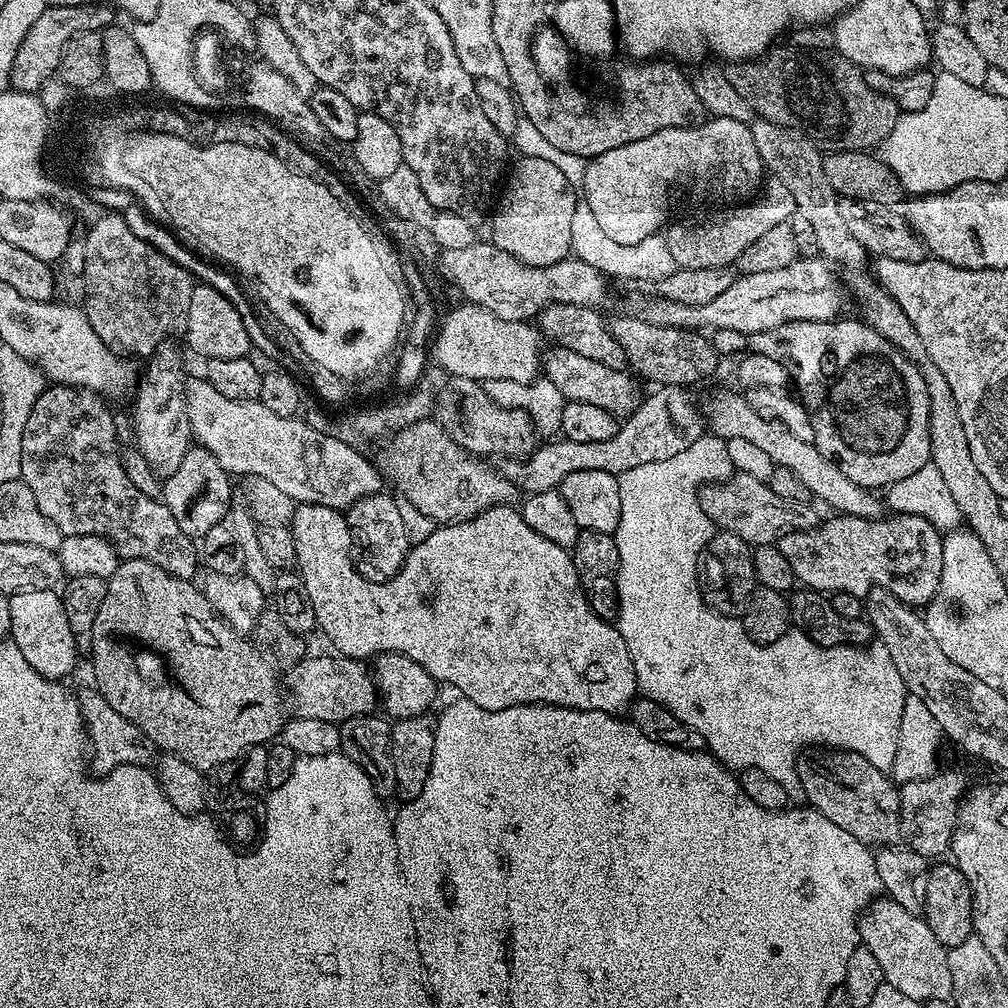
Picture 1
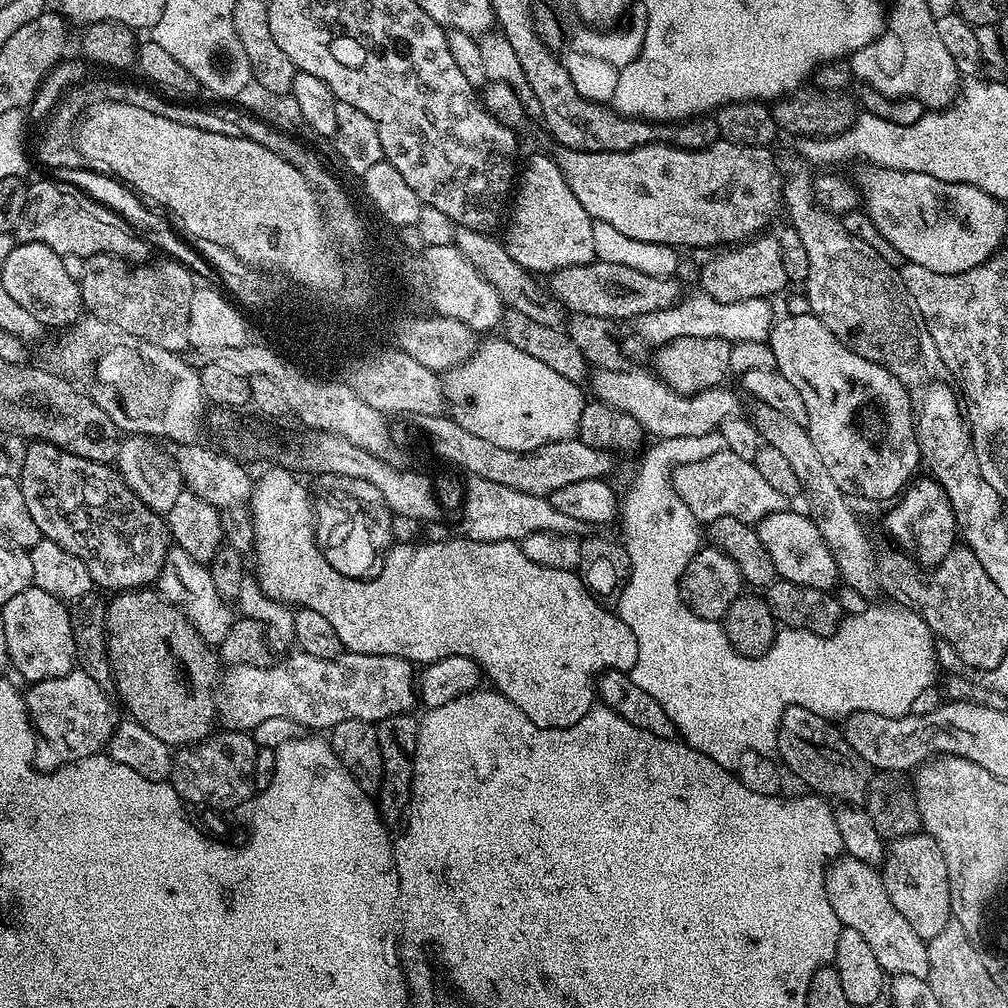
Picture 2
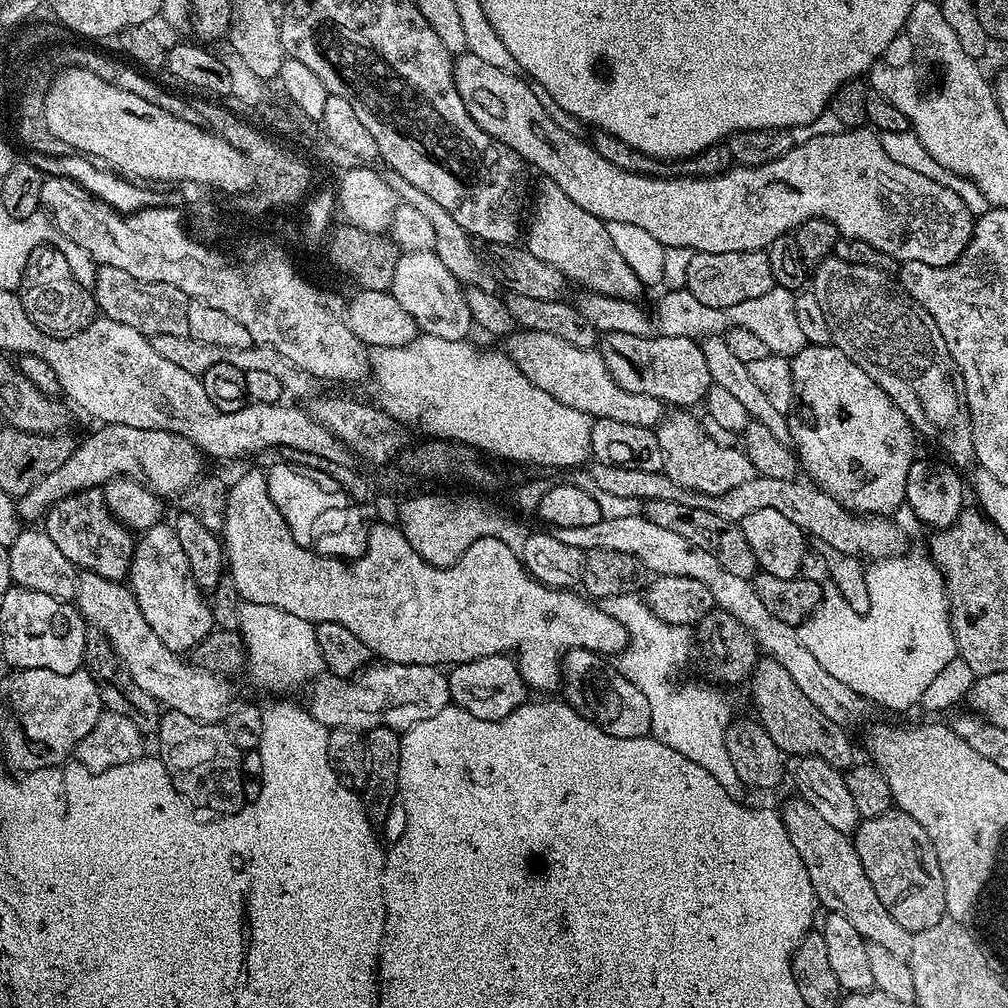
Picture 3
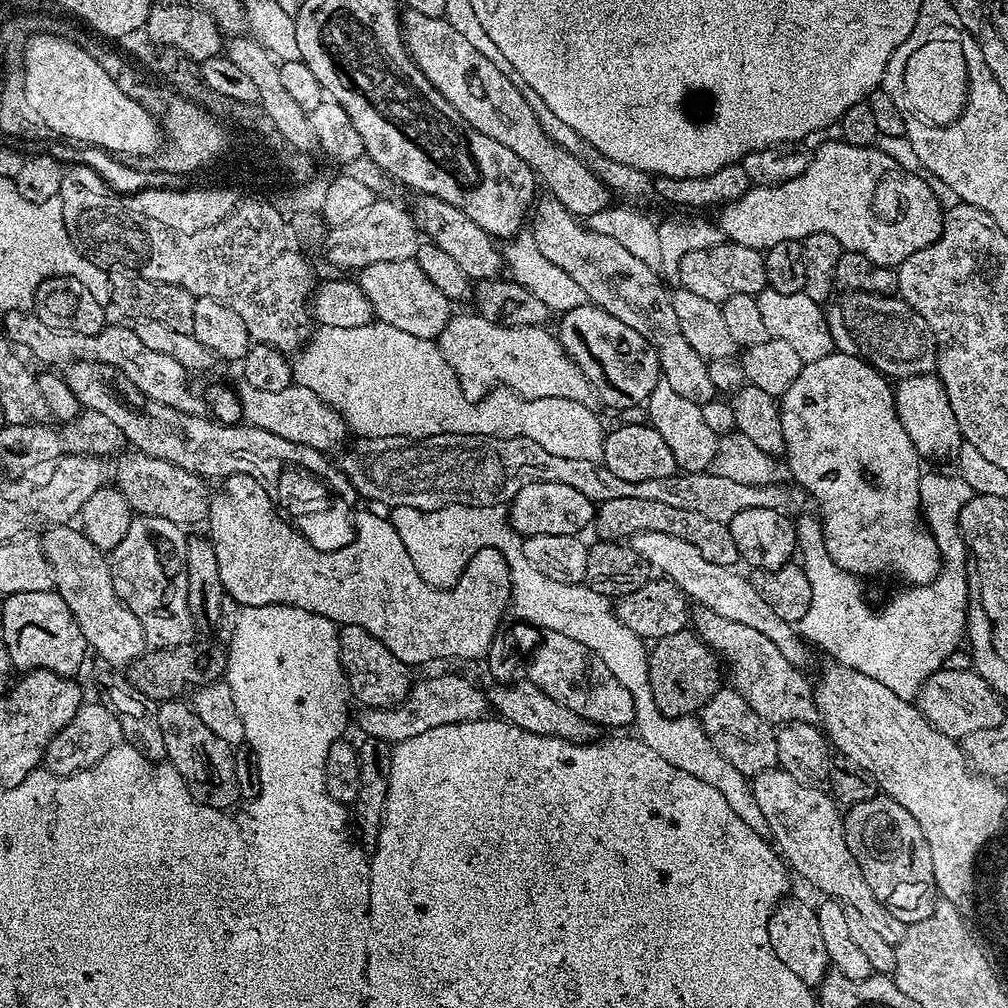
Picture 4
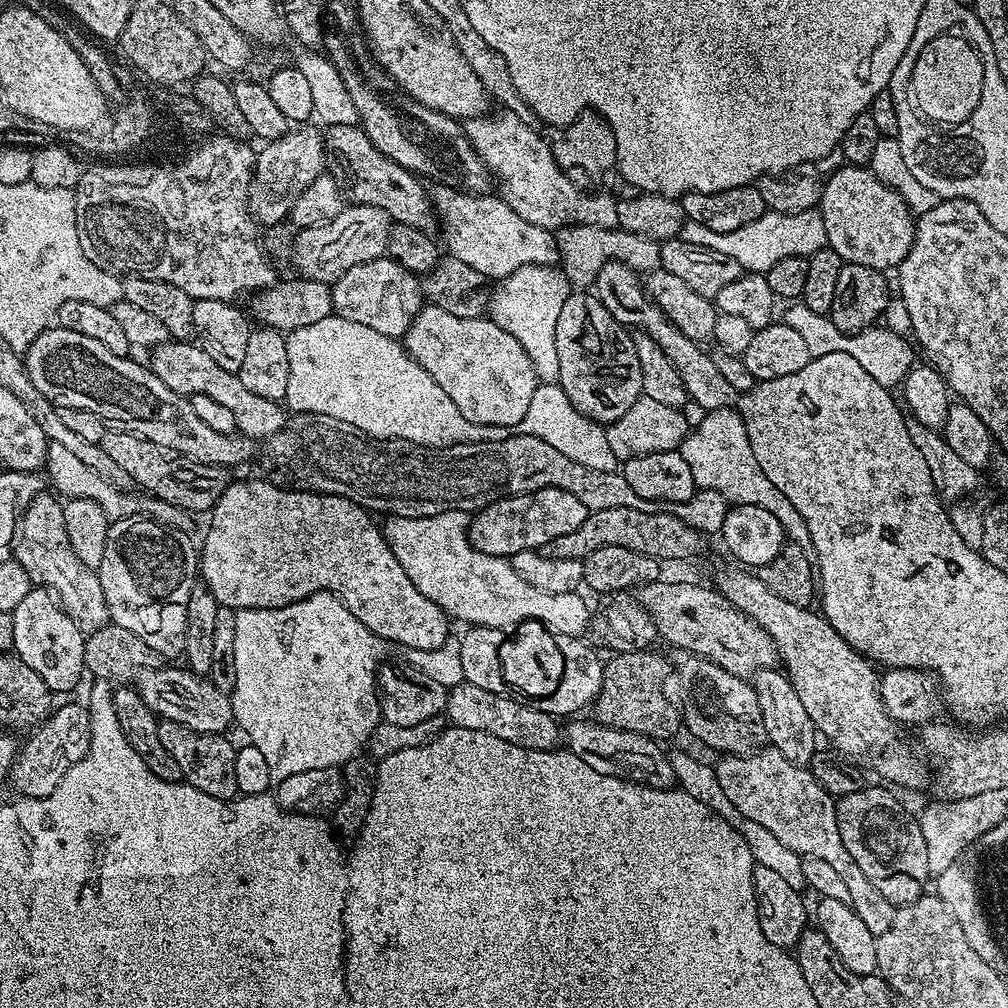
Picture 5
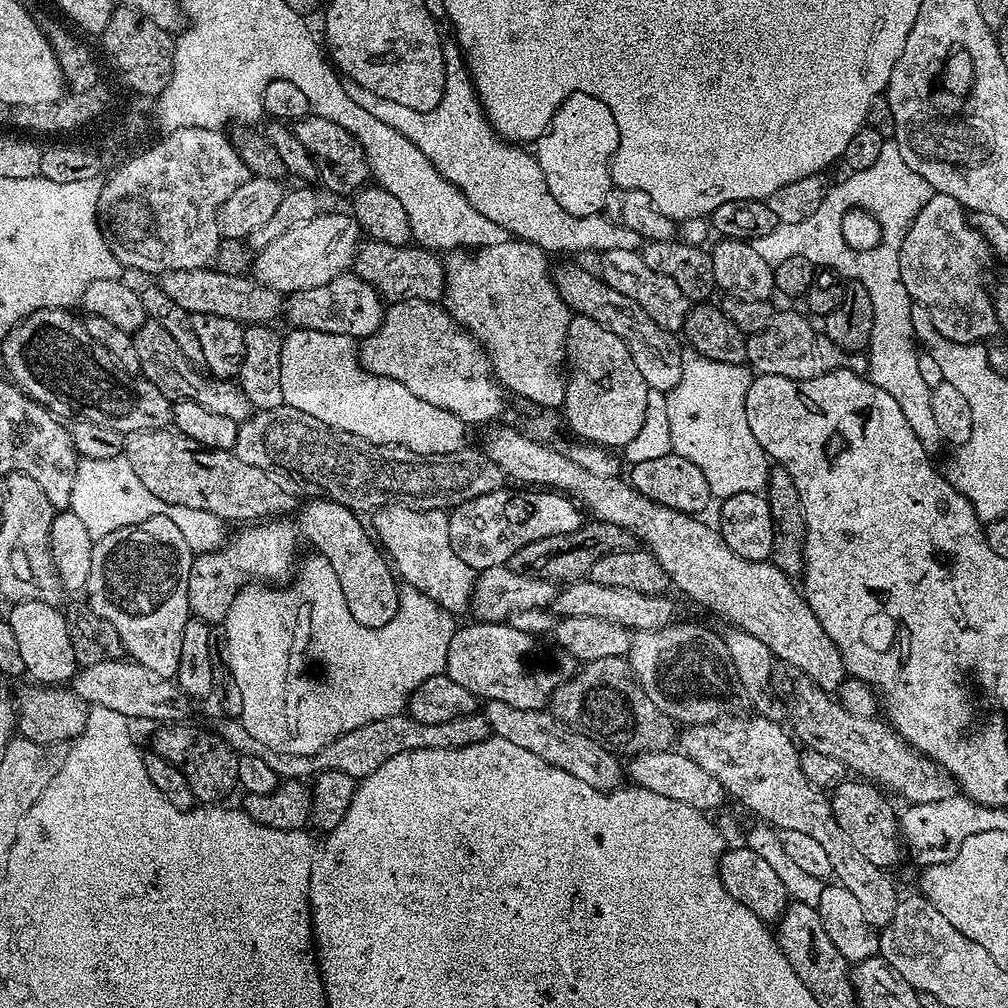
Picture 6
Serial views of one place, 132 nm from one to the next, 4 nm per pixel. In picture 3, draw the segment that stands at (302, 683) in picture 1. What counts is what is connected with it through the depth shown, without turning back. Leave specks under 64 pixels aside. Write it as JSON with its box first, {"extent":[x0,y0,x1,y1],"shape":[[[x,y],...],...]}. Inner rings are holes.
{"extent":[75,571,452,734],"shape":[[[81,571],[79,573],[80,581],[76,587],[75,605],[80,609],[80,615],[95,631],[101,632],[110,642],[119,663],[123,664],[124,669],[138,682],[138,687],[146,690],[155,698],[156,703],[165,709],[186,714],[186,718],[194,718],[203,724],[220,724],[226,715],[226,709],[233,703],[234,697],[228,693],[225,677],[216,676],[212,672],[207,672],[202,668],[193,666],[181,653],[171,652],[167,646],[150,630],[150,622],[138,610],[138,602],[134,598],[132,589],[116,580],[107,580],[93,572]],[[372,662],[351,678],[321,675],[311,688],[312,697],[306,707],[317,722],[329,730],[345,728],[361,734],[375,728],[403,733],[418,722],[426,722],[426,718],[434,718],[434,714],[449,707],[452,699],[447,675],[430,664]]]}

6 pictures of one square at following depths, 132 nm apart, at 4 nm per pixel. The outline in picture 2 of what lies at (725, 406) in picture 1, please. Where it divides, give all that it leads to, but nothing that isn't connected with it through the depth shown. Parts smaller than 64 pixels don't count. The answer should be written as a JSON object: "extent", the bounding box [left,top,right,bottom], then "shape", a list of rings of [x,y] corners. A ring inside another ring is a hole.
{"extent":[590,368,740,439],"shape":[[[631,368],[626,371],[602,371],[597,369],[590,378],[593,397],[622,410],[638,422],[647,435],[655,439],[672,439],[686,436],[700,436],[717,431],[728,420],[740,415],[740,402],[726,386],[696,392],[692,397],[684,396],[666,386],[663,380],[653,373],[646,374]]]}

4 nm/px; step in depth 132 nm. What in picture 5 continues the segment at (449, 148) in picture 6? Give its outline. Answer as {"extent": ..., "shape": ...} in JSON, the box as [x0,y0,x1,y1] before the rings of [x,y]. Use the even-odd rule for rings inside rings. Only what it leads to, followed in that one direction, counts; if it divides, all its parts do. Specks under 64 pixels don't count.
{"extent":[464,110,618,233],"shape":[[[497,110],[493,116],[477,114],[464,124],[464,132],[470,138],[474,150],[488,167],[489,173],[501,180],[499,195],[530,226],[542,226],[555,233],[564,227],[613,228],[618,225],[617,197],[580,196],[569,173],[562,170],[552,153],[552,144],[544,141],[530,125],[520,122],[512,112]]]}

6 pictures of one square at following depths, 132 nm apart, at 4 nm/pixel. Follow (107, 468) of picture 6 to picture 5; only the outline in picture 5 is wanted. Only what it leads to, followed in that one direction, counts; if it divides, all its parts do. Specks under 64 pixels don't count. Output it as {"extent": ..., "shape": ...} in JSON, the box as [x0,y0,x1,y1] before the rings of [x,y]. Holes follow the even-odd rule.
{"extent":[46,443,190,529],"shape":[[[49,443],[48,462],[46,465],[47,472],[49,478],[52,479],[53,486],[57,488],[55,491],[61,497],[68,500],[90,498],[94,502],[98,502],[98,506],[102,506],[102,510],[108,515],[109,521],[127,520],[135,517],[137,514],[143,514],[145,517],[153,520],[170,524],[173,528],[187,529],[189,527],[188,520],[190,520],[190,516],[183,508],[168,504],[164,500],[157,500],[155,496],[149,496],[147,494],[131,496],[133,494],[131,491],[107,484],[102,477],[94,474],[94,470],[90,470],[90,466],[83,464],[79,458],[74,458],[74,454],[70,454],[70,449],[67,446],[58,446],[57,444]]]}

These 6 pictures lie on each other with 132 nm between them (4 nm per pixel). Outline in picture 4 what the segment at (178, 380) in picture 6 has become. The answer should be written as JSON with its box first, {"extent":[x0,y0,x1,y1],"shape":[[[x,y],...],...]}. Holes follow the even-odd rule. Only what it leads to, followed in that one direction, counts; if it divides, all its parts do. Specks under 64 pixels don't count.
{"extent":[235,382,350,454],"shape":[[[240,382],[235,385],[235,389],[238,398],[242,398],[244,420],[254,428],[261,428],[263,432],[286,438],[286,442],[310,446],[328,454],[331,448],[338,447],[350,436],[350,429],[339,412],[322,402],[318,394],[306,390],[306,386],[294,382],[286,390],[257,390],[255,386]]]}

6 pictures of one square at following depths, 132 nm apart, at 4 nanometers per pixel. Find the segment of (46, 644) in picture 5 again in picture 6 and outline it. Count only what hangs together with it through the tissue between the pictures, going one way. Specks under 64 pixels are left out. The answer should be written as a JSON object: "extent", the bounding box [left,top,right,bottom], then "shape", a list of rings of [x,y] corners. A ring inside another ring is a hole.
{"extent":[6,598,78,686],"shape":[[[27,598],[11,605],[12,613],[6,616],[8,625],[18,638],[18,647],[22,653],[24,671],[40,686],[64,686],[71,681],[78,671],[74,658],[74,646],[70,642],[68,616],[60,613],[55,604],[38,602]]]}

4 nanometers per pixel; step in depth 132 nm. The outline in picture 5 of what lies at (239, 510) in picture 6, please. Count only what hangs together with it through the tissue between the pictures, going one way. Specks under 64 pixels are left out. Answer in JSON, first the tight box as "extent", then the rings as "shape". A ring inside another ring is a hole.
{"extent":[99,430,230,514],"shape":[[[108,430],[99,443],[111,460],[121,470],[126,470],[126,474],[130,474],[137,489],[143,490],[149,496],[155,496],[157,500],[164,500],[168,504],[183,508],[189,514],[207,513],[216,505],[218,498],[222,498],[230,483],[229,469],[170,454],[167,448],[158,446],[141,436],[135,436],[132,432]]]}

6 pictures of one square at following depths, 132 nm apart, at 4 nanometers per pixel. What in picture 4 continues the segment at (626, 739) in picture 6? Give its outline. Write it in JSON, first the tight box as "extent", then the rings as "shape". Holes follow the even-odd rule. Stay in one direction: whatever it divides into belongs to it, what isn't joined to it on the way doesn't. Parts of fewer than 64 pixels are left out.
{"extent":[648,630,722,720],"shape":[[[692,630],[655,641],[648,653],[648,685],[654,694],[654,702],[660,713],[672,720],[679,716],[695,717],[706,702],[710,702],[710,698],[720,691],[720,672],[722,676],[720,657]]]}

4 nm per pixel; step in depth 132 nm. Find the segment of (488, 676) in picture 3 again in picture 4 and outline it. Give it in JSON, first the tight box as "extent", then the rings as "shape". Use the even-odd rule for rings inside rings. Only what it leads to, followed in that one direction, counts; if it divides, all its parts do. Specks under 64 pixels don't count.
{"extent":[486,680,601,744],"shape":[[[517,680],[496,682],[493,685],[492,689],[487,689],[486,695],[495,715],[522,730],[543,736],[557,736],[571,744],[591,744],[601,735],[599,724],[591,724],[589,720],[582,718],[582,714],[574,714],[574,710],[562,706],[562,702],[554,702],[553,696],[544,692],[539,683]]]}

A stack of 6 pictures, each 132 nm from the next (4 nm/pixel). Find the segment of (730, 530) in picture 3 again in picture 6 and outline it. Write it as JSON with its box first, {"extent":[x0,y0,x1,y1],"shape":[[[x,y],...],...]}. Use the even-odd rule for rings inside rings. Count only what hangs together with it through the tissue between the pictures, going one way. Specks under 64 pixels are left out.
{"extent":[507,522,634,586],"shape":[[[584,522],[581,523],[578,530],[574,530],[570,534],[558,534],[550,538],[542,538],[538,542],[530,542],[530,546],[522,546],[522,550],[518,550],[508,559],[507,567],[512,568],[518,574],[537,576],[543,580],[549,580],[550,583],[557,586],[563,586],[572,584],[575,580],[585,579],[590,570],[590,566],[594,566],[594,562],[598,562],[598,558],[609,556],[615,552],[631,552],[633,548],[634,537],[626,530],[622,530],[622,526],[602,524],[599,522]]]}

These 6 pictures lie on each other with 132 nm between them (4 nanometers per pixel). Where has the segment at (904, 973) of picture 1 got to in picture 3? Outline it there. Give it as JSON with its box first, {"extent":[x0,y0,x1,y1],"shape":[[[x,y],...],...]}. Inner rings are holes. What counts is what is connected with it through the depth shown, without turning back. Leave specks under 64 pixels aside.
{"extent":[778,799,913,961],"shape":[[[799,799],[786,801],[784,805],[779,805],[778,811],[786,826],[786,834],[790,834],[790,842],[794,842],[794,850],[798,850],[798,858],[802,858],[806,866],[806,874],[810,874],[817,901],[823,907],[825,904],[828,912],[837,912],[842,914],[842,918],[850,918],[858,934],[862,934],[869,943],[883,946],[890,950],[890,954],[894,954],[894,958],[908,961],[912,953],[913,933],[898,926],[890,910],[886,910],[878,894],[874,894],[874,886],[870,886],[870,878],[866,878],[866,870],[862,870],[855,843],[826,822],[811,799]]]}

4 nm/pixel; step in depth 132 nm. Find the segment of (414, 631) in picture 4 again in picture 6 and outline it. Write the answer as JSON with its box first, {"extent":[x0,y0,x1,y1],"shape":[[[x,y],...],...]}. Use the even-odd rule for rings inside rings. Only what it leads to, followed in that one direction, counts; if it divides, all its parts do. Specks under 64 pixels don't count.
{"extent":[189,498,401,628],"shape":[[[312,498],[305,504],[308,505],[305,508],[303,505],[295,513],[296,524],[292,518],[256,522],[251,526],[241,527],[244,529],[223,546],[211,552],[199,553],[190,566],[189,613],[197,620],[205,620],[210,626],[223,625],[230,606],[234,606],[234,598],[251,581],[248,580],[251,576],[257,576],[260,579],[257,581],[266,582],[269,581],[266,579],[280,576],[289,568],[296,554],[296,539],[301,536],[308,540],[312,547],[309,549],[325,556],[328,564],[334,566],[334,574],[338,574],[338,582],[348,605],[367,627],[377,628],[391,624],[394,614],[398,614],[401,585],[385,553],[370,535],[365,521],[363,524],[360,521],[363,519],[357,513],[333,500]]]}

